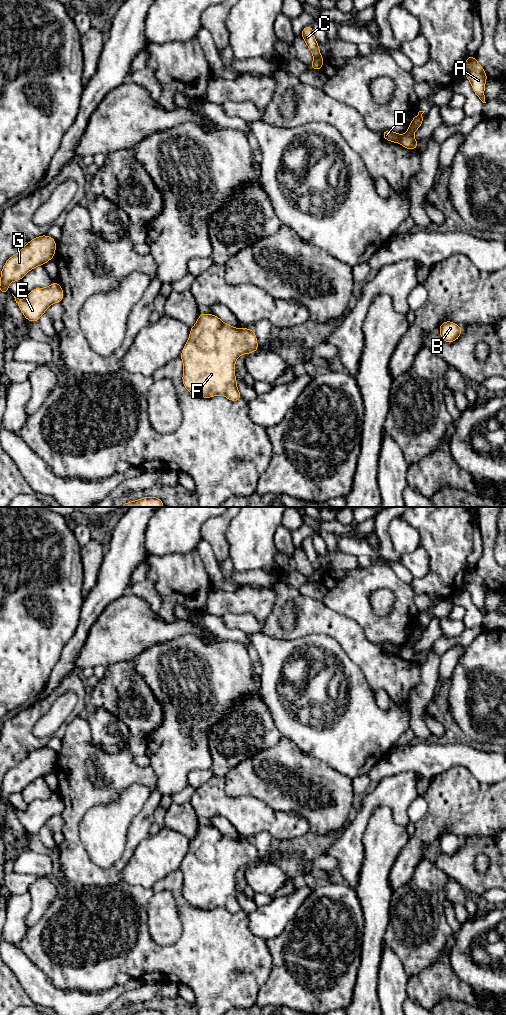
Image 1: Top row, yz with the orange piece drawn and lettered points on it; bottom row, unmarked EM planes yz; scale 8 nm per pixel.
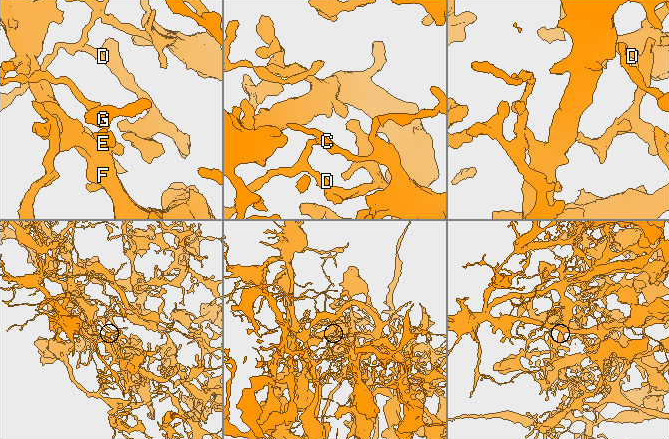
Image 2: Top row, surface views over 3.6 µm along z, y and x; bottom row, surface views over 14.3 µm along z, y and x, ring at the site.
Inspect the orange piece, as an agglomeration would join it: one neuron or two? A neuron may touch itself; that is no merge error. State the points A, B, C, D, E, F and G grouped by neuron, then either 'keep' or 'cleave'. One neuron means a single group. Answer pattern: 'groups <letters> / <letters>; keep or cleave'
groups A C D / B E F G; cleave

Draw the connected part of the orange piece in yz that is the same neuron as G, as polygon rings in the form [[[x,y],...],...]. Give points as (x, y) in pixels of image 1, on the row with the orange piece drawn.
[[[41,235],[30,240],[18,253],[9,257],[0,273],[0,292],[5,295],[9,284],[21,279],[35,267],[45,265],[54,258],[56,239]]]

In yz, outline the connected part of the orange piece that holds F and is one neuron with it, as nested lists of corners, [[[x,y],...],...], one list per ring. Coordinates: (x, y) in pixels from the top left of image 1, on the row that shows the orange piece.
[[[200,312],[179,356],[183,361],[183,385],[202,398],[223,395],[239,401],[242,396],[237,388],[235,362],[240,355],[258,350],[253,329],[235,328],[216,315]]]

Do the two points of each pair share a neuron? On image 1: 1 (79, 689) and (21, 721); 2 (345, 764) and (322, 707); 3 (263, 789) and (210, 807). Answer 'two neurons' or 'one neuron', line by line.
1: one neuron
2: one neuron
3: two neurons

